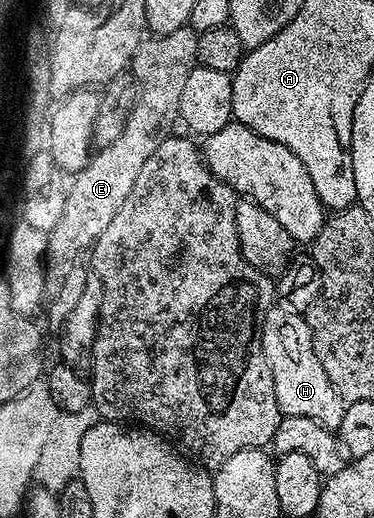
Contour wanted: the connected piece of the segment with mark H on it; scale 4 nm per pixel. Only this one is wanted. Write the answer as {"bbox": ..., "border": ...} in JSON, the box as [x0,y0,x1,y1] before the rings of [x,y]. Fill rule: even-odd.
{"bbox":[261,304,347,431],"border":[[[286,304],[272,305],[263,321],[261,348],[273,376],[273,392],[277,396],[280,415],[309,416],[309,420],[317,420],[326,430],[338,431],[347,406],[337,388],[329,384],[321,360],[317,360],[306,317]]]}

